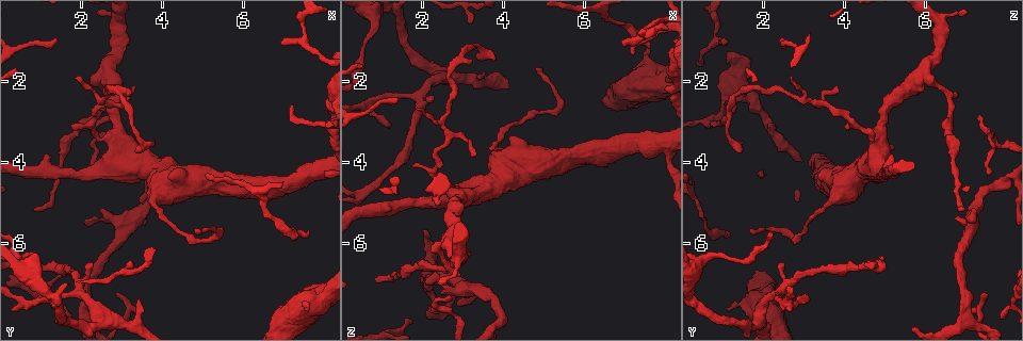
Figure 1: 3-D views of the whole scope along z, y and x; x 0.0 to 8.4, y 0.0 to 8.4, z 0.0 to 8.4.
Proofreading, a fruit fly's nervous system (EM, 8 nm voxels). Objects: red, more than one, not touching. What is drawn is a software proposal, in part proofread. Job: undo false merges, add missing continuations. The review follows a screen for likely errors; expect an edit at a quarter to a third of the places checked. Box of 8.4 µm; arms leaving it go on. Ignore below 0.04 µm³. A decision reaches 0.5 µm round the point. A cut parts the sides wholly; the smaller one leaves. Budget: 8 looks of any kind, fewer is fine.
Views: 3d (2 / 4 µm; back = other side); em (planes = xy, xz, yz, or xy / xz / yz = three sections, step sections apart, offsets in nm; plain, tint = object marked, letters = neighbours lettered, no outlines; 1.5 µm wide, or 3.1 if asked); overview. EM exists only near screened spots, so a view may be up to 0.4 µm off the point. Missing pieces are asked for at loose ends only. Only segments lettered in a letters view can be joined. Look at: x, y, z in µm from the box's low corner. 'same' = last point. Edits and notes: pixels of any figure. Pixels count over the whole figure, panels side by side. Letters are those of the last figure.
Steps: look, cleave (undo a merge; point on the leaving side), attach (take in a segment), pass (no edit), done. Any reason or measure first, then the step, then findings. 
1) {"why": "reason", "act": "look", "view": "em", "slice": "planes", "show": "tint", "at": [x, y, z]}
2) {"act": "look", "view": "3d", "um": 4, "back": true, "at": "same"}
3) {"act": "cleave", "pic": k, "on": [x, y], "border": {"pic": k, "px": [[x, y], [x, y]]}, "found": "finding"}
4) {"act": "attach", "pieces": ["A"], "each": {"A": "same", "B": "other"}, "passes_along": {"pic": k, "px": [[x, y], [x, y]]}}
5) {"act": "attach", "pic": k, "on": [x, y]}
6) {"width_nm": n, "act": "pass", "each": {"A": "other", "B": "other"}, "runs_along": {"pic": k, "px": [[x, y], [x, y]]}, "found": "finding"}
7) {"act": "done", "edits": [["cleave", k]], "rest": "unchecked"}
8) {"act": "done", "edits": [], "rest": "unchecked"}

{"why": "an open end", "act": "look", "view": "3d", "um": 4, "at": [2.25, 6.45, 2.45]}

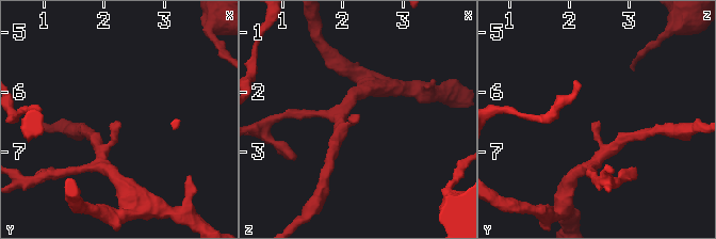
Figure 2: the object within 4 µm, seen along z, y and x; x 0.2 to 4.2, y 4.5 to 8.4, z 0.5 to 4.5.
{"act": "look", "view": "em", "slice": "xz", "step": 8, "show": "letters", "at": [2.30, 6.50, 2.45]}

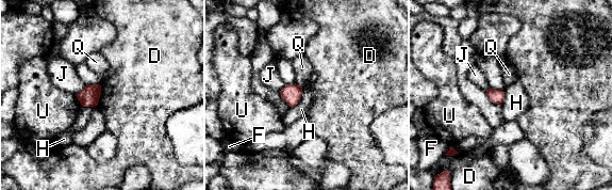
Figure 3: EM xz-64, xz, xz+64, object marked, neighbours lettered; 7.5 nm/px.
{"act": "pass", "each": {"D": "other", "F": "other", "H": "other", "J": "other", "Q": "other", "U": "other"}, "border": {"pic": 3, "px": [[101, 85], [101, 94], [97, 105]]}, "found": "none of them fits"}

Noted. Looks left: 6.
{"why": "thin end", "act": "look", "view": "3d", "um": 2, "at": [2.05, 5.55, 6.95]}

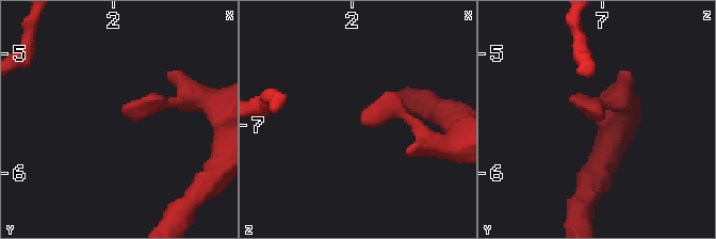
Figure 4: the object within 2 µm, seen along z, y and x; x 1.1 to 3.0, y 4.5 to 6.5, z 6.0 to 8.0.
{"act": "look", "view": "em", "slice": "planes", "show": "tint", "at": [2.08, 5.52, 7.00]}

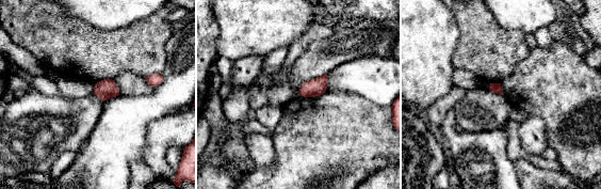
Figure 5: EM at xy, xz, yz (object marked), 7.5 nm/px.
{"act": "look", "view": "em", "slice": "planes", "show": "letters", "at": "same"}

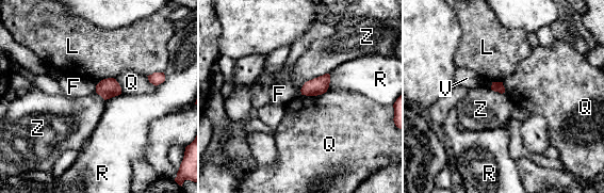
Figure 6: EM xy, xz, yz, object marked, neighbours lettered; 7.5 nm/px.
{"act": "pass", "each": {"F": "other", "L": "other", "Q": "other", "R": "other", "V": "other", "Z": "other"}, "border": {"pic": 6, "px": [[328, 73], [309, 79], [300, 94]]}, "found": "none of them fits"}

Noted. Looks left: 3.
{"why": "branch stops here", "act": "look", "view": "em", "slice": "xz", "step": 4, "show": "letters", "at": [1.90, 1.85, 2.70]}

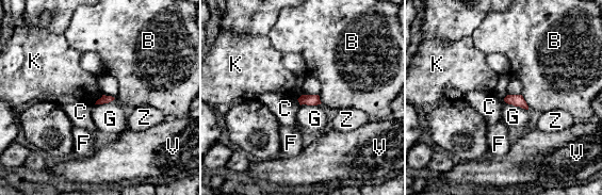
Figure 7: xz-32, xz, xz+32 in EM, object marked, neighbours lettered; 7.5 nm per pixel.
{"act": "pass", "each": {"B": "other", "C": "other", "F": "other", "G": "other", "K": "other", "V": "other", "Z": "other"}, "found": "none of them fits"}

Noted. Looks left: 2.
{"act": "done", "edits": [], "rest": "unchecked"}

